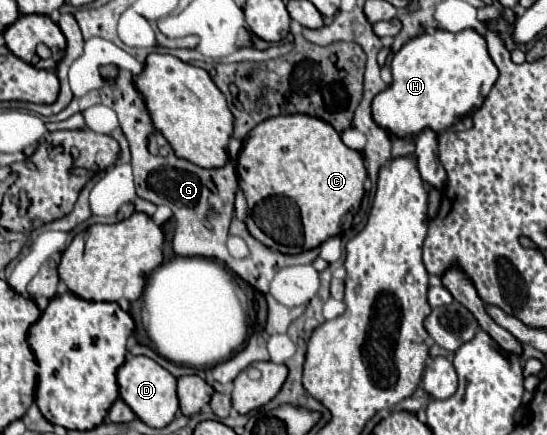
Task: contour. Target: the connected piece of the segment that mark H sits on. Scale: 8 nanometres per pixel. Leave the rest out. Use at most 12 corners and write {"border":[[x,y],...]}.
{"border":[[467,28],[409,40],[375,96],[395,138],[479,110],[499,72]]}

